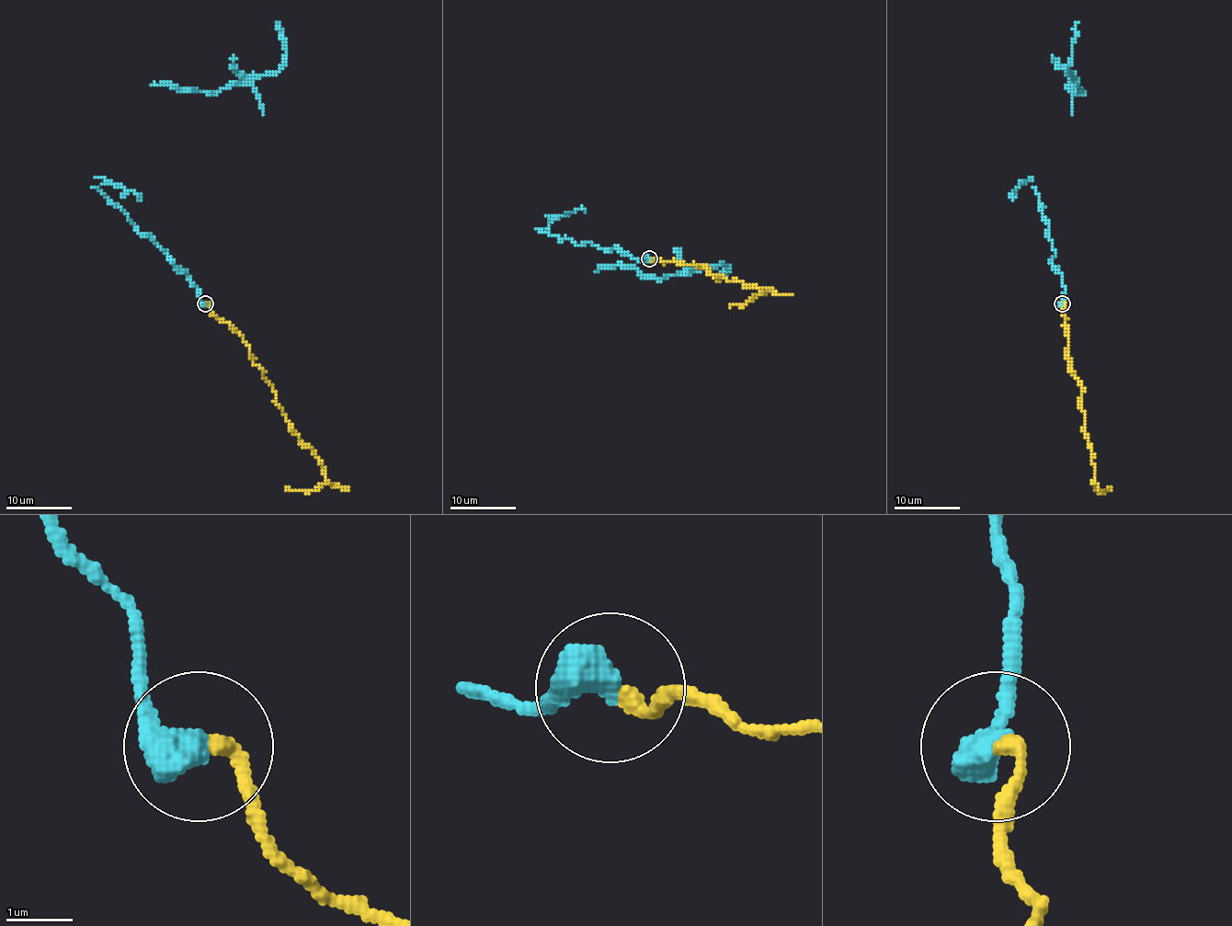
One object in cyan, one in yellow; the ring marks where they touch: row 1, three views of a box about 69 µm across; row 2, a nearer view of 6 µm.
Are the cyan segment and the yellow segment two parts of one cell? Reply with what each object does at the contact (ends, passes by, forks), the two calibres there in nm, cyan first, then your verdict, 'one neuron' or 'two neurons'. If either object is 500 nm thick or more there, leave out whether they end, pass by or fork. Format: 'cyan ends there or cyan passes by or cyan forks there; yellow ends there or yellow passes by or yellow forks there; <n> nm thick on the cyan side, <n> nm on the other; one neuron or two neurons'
550 nm thick on the cyan side, 200 nm on the other; two neurons

